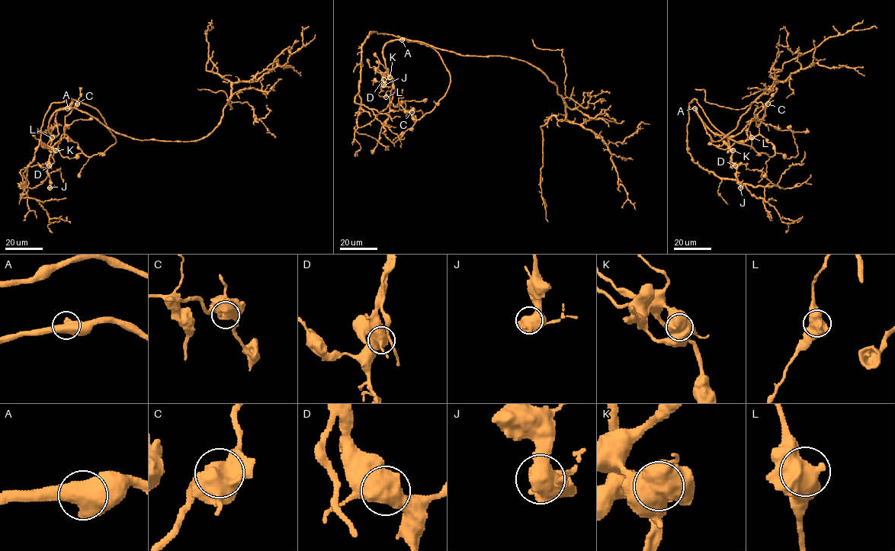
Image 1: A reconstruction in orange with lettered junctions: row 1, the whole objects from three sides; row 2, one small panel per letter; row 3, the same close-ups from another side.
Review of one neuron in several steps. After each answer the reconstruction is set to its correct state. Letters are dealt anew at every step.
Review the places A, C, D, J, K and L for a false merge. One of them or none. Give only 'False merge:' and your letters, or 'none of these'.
False merge: K

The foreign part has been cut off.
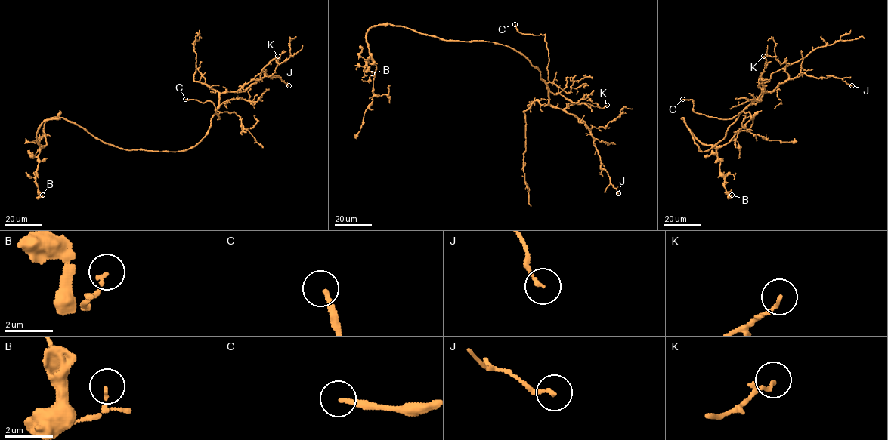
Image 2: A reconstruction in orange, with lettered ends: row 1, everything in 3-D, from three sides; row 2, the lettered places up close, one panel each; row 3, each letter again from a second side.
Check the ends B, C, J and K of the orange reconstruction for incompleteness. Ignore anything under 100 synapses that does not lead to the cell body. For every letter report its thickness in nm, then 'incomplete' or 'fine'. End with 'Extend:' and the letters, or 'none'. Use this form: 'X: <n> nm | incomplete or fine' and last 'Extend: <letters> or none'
B: 100 nm | fine
C: 200 nm | incomplete
J: 150 nm | fine
K: 120 nm | fine
Extend: C

